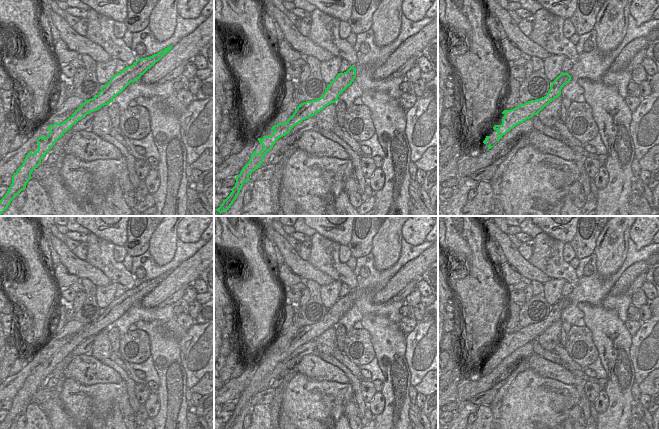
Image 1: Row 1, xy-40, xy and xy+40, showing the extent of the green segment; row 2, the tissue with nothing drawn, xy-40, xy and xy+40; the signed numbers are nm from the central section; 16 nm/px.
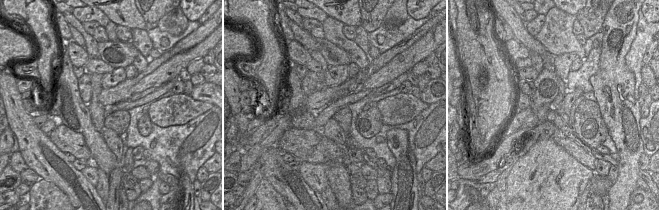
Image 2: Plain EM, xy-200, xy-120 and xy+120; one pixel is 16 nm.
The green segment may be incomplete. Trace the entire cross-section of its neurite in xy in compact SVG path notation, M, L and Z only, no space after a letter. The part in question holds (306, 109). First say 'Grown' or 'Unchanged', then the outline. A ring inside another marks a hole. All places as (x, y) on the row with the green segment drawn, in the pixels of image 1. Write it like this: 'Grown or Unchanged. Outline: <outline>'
Unchanged. Outline: M351 66L344 73L339 73L337 77L329 85L327 85L324 94L320 98L299 104L293 115L287 120L286 123L279 122L271 128L271 130L274 131L271 136L264 136L262 139L258 138L259 143L263 145L262 150L258 153L256 151L253 152L249 162L243 167L240 174L235 178L236 183L232 188L232 192L225 200L223 200L223 203L218 209L216 209L216 211L221 214L231 207L242 189L243 183L251 181L249 179L249 175L256 169L261 168L260 165L263 162L263 157L268 151L271 150L279 138L288 134L294 126L303 120L316 115L329 104L335 103L338 100L339 95L352 84L355 77L356 70L354 66Z

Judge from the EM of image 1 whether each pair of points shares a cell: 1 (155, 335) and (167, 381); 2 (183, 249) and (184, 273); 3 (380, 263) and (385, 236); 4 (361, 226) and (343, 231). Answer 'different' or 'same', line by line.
1: same
2: different
3: same
4: different

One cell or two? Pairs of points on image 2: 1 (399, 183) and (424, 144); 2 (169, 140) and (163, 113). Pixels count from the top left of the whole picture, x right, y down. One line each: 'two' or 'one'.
1: two
2: two

